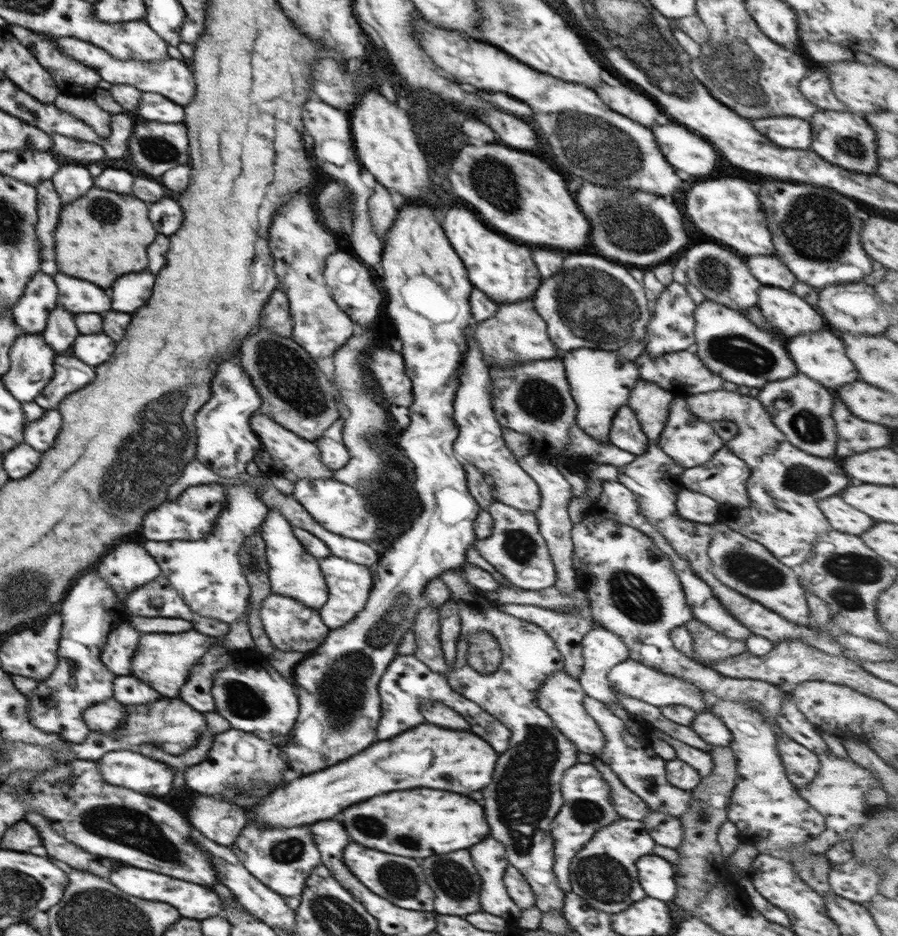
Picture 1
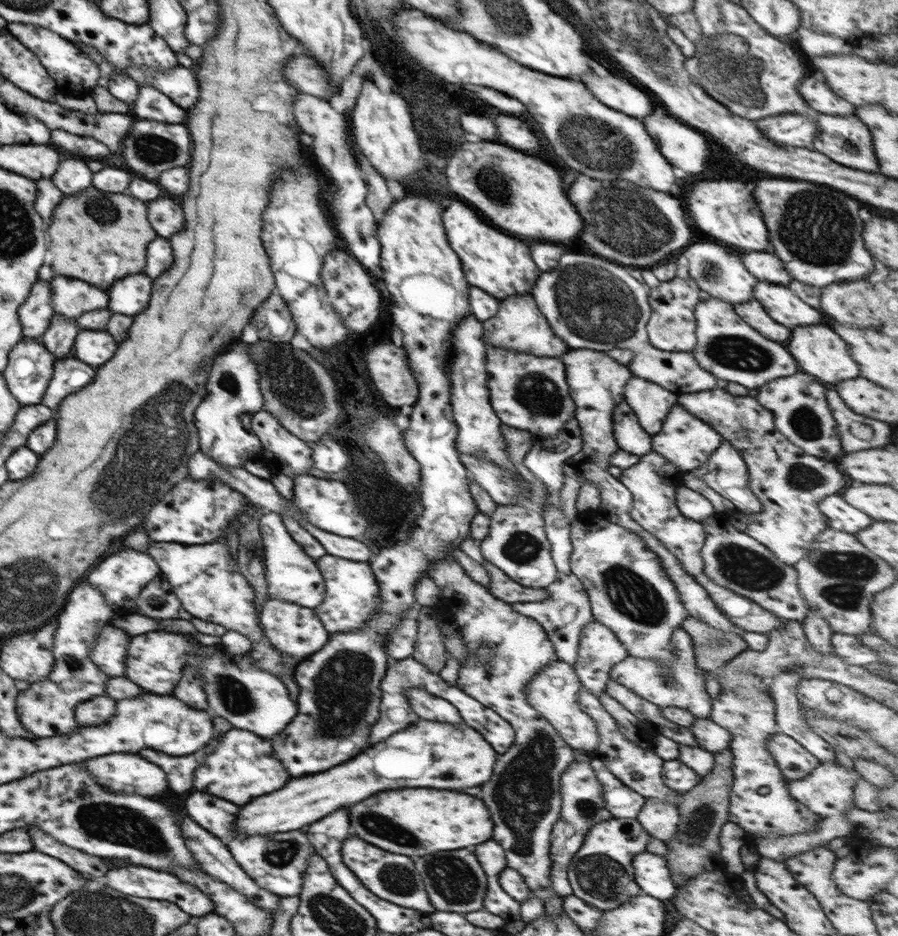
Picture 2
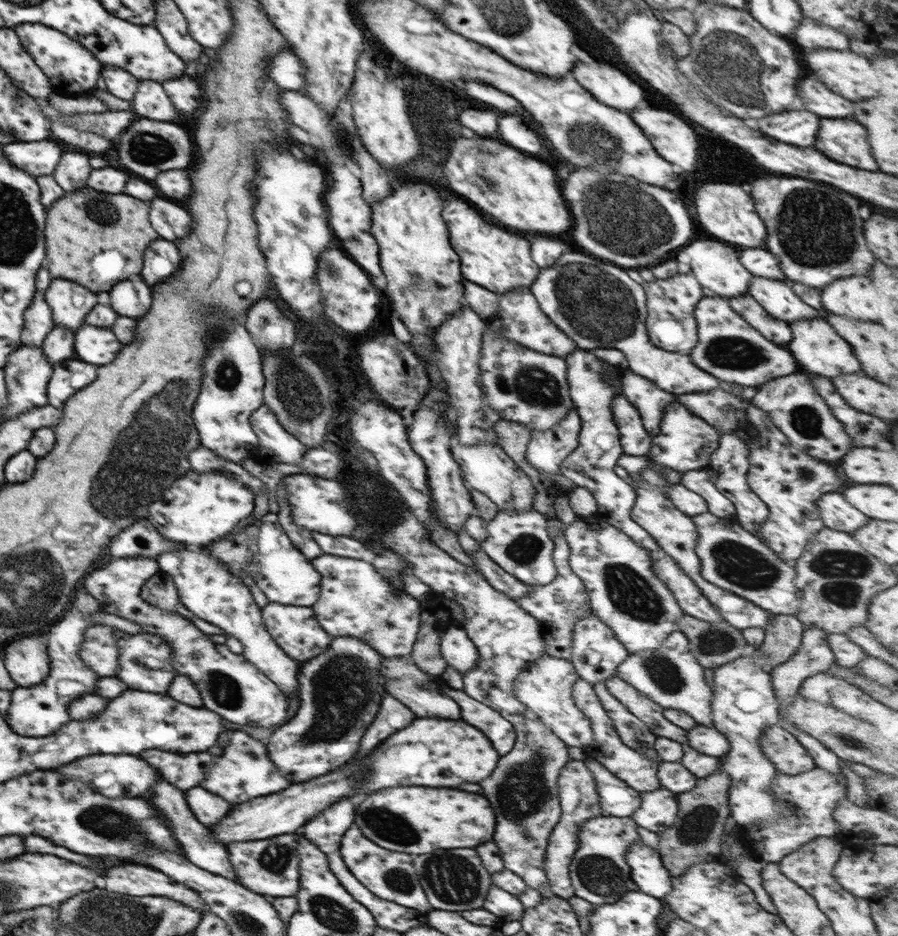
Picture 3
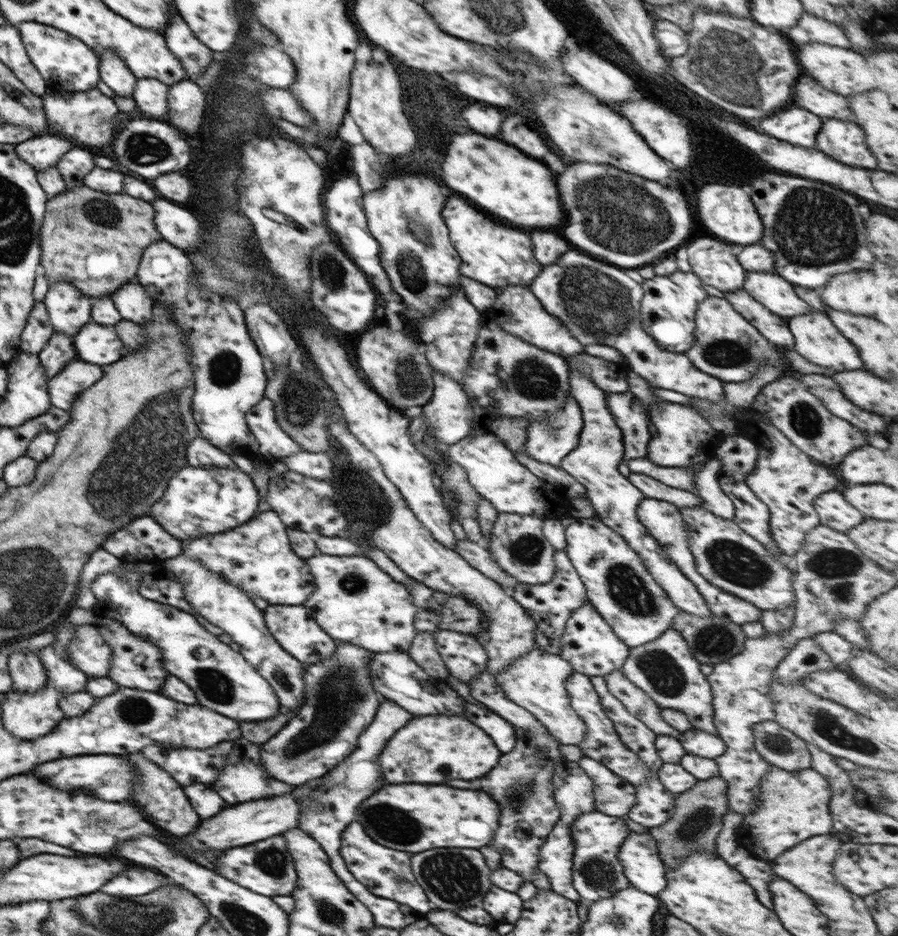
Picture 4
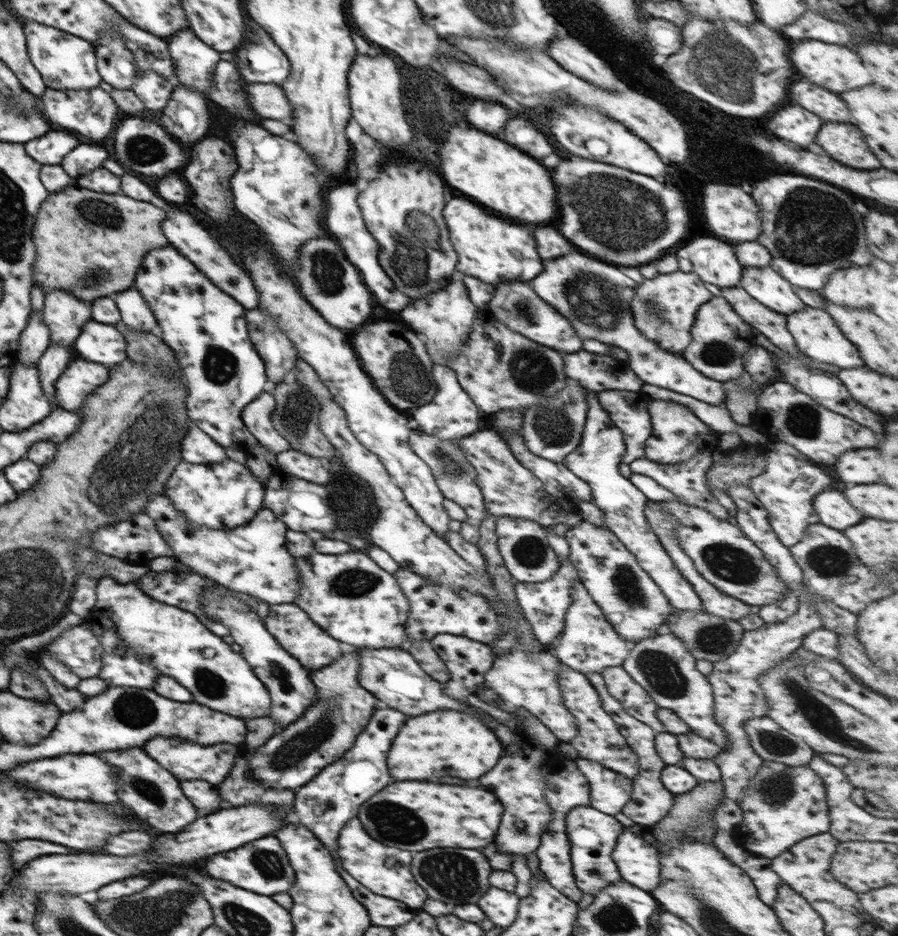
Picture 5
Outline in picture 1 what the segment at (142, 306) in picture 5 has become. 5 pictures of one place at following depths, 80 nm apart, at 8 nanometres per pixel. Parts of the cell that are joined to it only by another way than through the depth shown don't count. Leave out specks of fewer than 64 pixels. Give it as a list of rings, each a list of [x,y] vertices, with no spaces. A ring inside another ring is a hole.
[[[150,272],[126,274],[114,282],[114,298],[111,306],[118,312],[136,312],[152,294],[154,276]]]

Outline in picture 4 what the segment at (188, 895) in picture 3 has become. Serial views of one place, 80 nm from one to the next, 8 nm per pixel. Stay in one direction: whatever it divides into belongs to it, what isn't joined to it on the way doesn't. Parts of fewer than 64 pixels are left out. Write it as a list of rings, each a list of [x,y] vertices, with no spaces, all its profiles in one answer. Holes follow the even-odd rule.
[[[128,868],[124,874],[112,878],[112,882],[106,882],[100,890],[112,896],[142,896],[159,889],[162,884],[168,884],[168,880],[168,877],[150,870]]]

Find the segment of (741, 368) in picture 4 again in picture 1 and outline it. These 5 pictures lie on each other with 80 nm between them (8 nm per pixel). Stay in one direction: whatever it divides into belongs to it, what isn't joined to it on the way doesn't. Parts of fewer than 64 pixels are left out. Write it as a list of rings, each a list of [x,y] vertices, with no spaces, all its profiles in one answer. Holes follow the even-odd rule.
[[[706,299],[694,311],[695,346],[693,351],[700,357],[706,368],[719,374],[723,380],[738,386],[761,389],[774,380],[786,380],[796,376],[798,370],[790,362],[791,356],[784,348],[784,340],[762,330],[750,322],[740,311]]]

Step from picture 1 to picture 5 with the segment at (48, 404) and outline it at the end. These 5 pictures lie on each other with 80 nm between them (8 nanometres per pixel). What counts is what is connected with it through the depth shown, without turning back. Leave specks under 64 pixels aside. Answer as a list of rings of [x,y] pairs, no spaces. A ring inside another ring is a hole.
[[[74,357],[55,382],[60,408],[77,412],[88,395],[109,380],[109,371],[104,365]]]

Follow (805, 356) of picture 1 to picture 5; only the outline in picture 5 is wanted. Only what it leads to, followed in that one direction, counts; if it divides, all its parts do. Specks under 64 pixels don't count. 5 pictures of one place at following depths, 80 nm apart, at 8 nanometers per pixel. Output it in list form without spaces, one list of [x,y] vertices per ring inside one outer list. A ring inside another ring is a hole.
[[[806,306],[804,310],[800,310],[796,314],[790,314],[788,316],[788,330],[792,332],[792,337],[796,338],[796,346],[806,356],[810,356],[812,360],[828,362],[828,364],[834,364],[834,366],[840,366],[840,368],[858,368],[858,366],[862,366],[862,358],[860,358],[856,346],[844,338],[844,334],[838,330],[838,326],[830,318],[830,314],[826,314],[824,310]]]

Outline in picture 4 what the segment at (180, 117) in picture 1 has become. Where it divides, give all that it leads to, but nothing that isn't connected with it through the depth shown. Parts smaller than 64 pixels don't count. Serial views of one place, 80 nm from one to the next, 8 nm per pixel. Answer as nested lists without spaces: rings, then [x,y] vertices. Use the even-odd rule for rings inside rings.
[[[139,78],[136,81],[132,97],[136,101],[137,108],[146,115],[154,118],[162,118],[168,114],[169,86],[156,80],[156,78]]]

